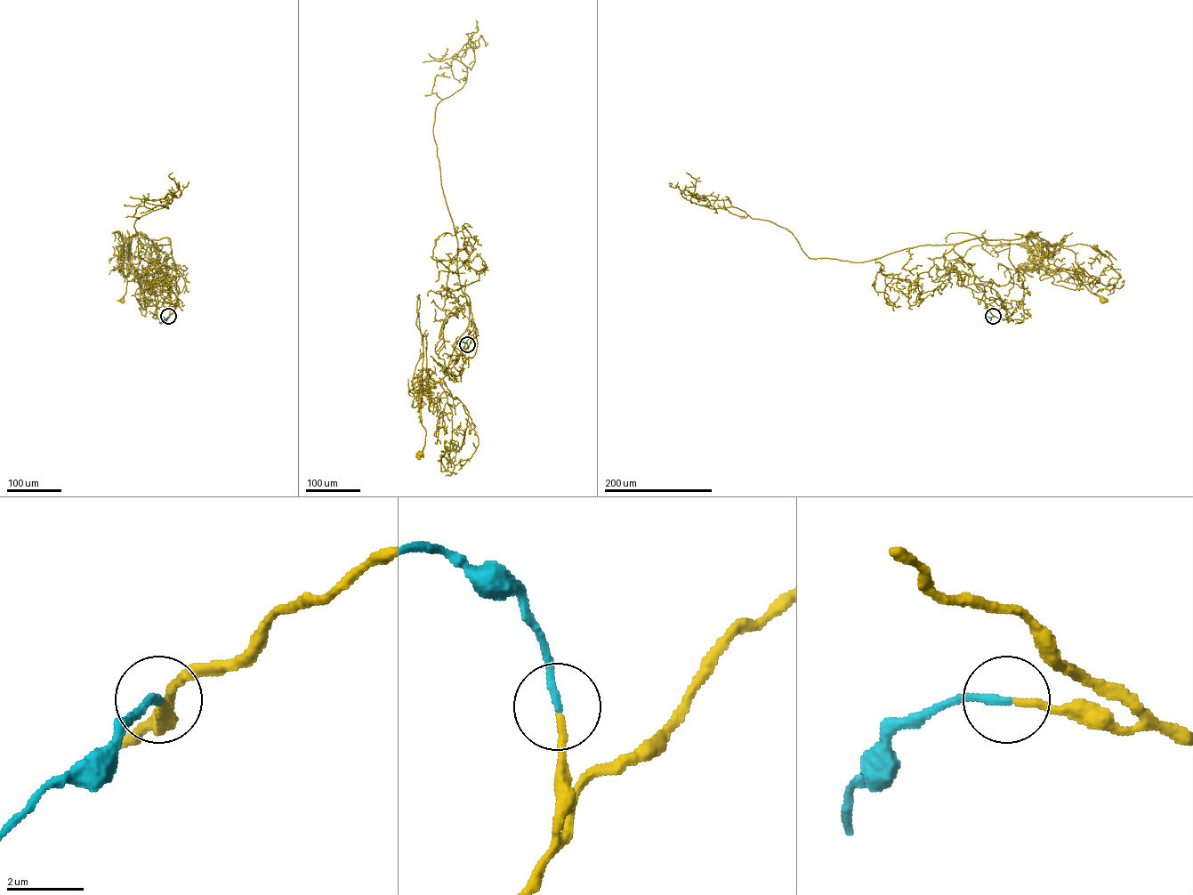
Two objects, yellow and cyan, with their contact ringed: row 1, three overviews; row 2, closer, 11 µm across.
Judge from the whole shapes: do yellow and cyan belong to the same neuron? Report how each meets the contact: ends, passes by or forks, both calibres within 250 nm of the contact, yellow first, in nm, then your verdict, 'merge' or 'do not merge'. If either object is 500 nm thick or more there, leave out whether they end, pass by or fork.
yellow ends | cyan ends | 170/200 nm | merge

